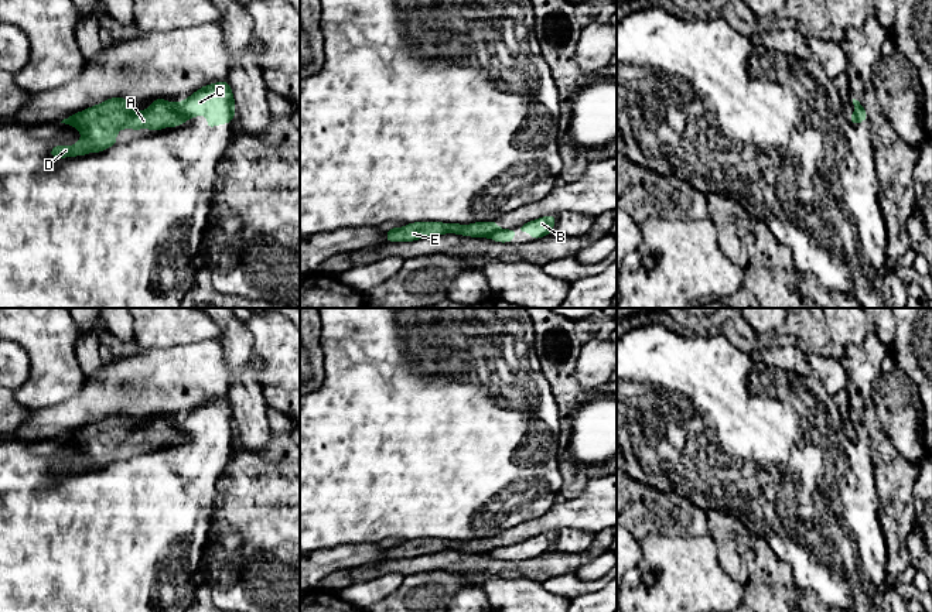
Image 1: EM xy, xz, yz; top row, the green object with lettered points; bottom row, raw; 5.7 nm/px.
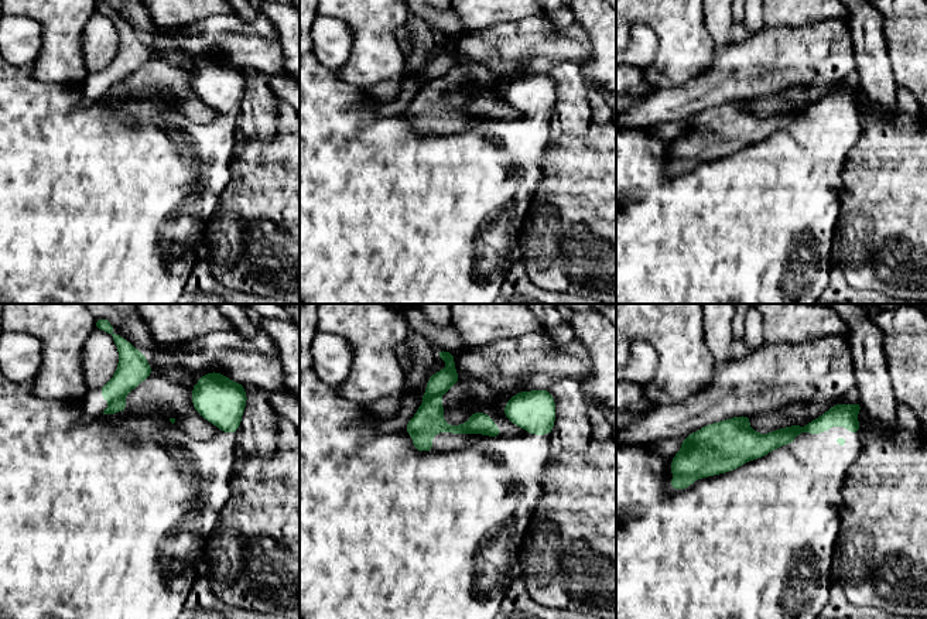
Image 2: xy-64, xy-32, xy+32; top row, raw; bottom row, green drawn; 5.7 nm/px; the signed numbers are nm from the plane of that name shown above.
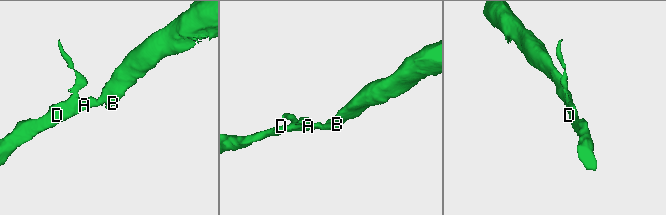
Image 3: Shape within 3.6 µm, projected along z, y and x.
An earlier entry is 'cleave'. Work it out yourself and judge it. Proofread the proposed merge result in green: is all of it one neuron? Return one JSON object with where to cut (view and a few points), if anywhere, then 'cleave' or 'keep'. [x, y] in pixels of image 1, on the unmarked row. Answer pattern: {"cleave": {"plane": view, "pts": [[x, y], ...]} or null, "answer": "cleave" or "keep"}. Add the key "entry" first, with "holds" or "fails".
{"entry": "holds", "cleave": {"plane": "xy", "pts": [[177, 424], [185, 436]]}, "answer": "cleave"}

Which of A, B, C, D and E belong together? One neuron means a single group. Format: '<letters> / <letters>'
A D E / B C

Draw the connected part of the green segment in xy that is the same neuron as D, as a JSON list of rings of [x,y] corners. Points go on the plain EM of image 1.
[[[110,414],[64,435],[61,440],[76,444],[82,454],[74,462],[54,462],[49,472],[66,475],[100,469],[117,461],[116,452],[122,445],[158,448],[164,444],[182,442],[187,437],[178,428],[178,420],[167,418],[163,414],[153,417],[147,427],[133,428],[129,418],[124,414]]]

